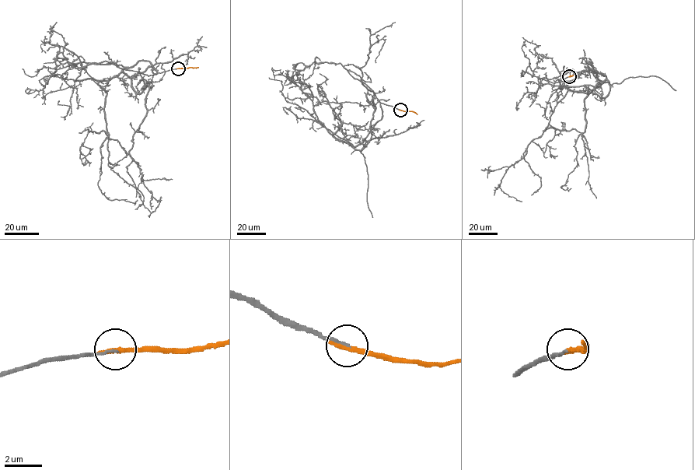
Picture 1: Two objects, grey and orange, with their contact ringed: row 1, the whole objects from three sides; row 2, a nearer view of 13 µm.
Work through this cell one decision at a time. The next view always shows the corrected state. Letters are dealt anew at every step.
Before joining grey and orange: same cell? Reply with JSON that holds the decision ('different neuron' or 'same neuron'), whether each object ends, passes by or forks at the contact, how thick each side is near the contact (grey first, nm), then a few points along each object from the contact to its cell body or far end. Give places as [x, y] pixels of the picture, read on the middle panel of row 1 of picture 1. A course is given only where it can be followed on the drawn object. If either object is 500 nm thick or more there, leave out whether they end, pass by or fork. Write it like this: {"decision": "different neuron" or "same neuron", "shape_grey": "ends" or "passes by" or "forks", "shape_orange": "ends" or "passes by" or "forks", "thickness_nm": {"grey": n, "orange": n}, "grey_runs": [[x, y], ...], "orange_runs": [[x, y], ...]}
{"decision": "same neuron", "shape_grey": "ends", "shape_orange": "ends", "thickness_nm": {"grey": 120, "orange": 320}, "grey_runs": [[400, 110], [381, 103], [382, 117], [354, 148], [371, 138], [375, 109], [359, 68], [382, 38], [375, 63]], "orange_runs": [[400, 110], [417, 114]]}

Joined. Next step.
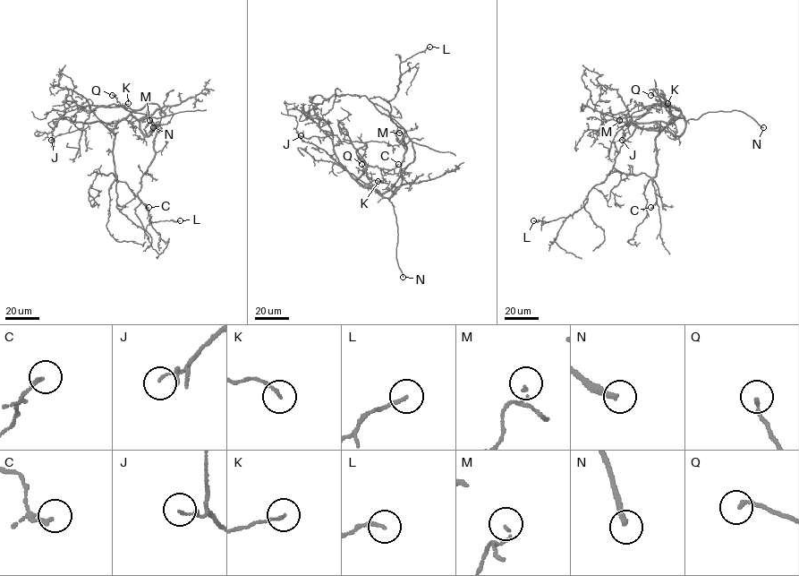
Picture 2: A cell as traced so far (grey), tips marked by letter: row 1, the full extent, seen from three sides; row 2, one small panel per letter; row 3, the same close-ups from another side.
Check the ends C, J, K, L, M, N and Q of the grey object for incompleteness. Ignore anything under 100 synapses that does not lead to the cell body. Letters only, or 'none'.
none

